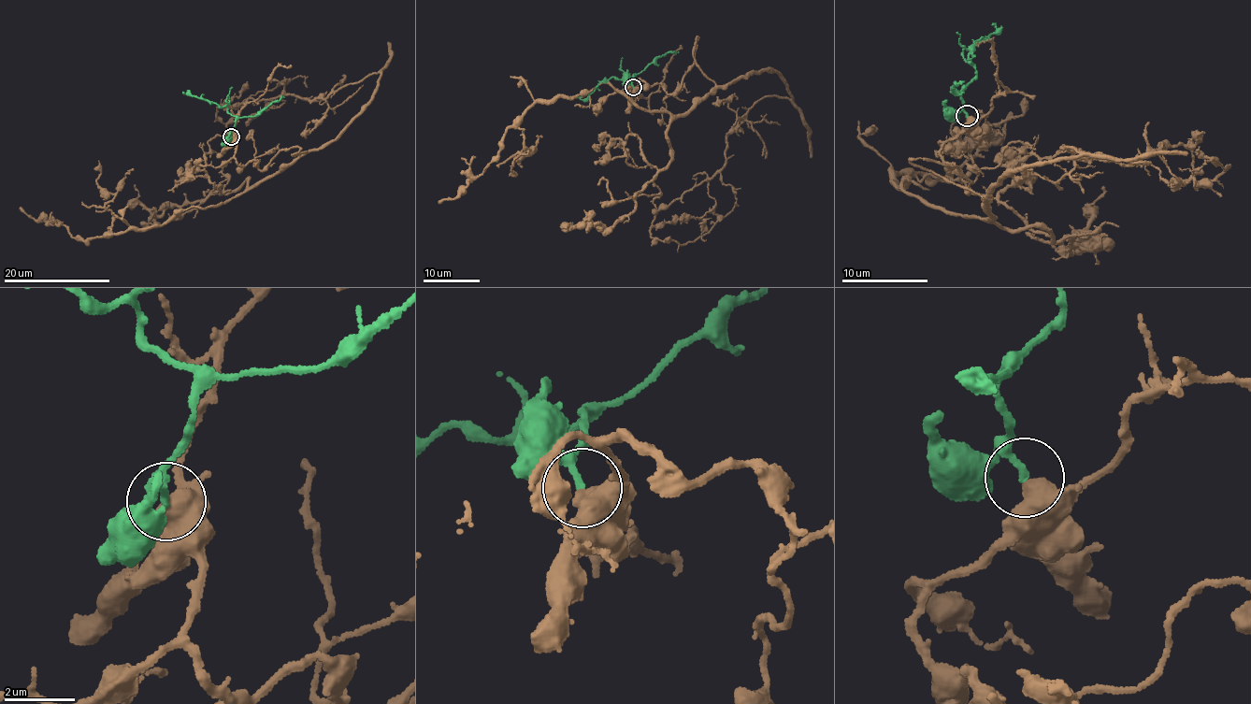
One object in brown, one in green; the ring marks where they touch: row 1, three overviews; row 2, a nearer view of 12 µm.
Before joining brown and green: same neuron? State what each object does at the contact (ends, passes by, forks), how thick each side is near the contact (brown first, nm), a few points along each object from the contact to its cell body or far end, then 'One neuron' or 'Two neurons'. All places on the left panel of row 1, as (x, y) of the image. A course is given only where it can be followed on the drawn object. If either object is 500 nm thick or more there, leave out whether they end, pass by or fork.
Thickness 700 nm (brown) against 200 nm. Course of brown: (231, 136), (261, 170), (320, 149), (380, 76), (216, 116), (306, 86). Course of green: (231, 136), (236, 118), (225, 107), (182, 92). One neuron

